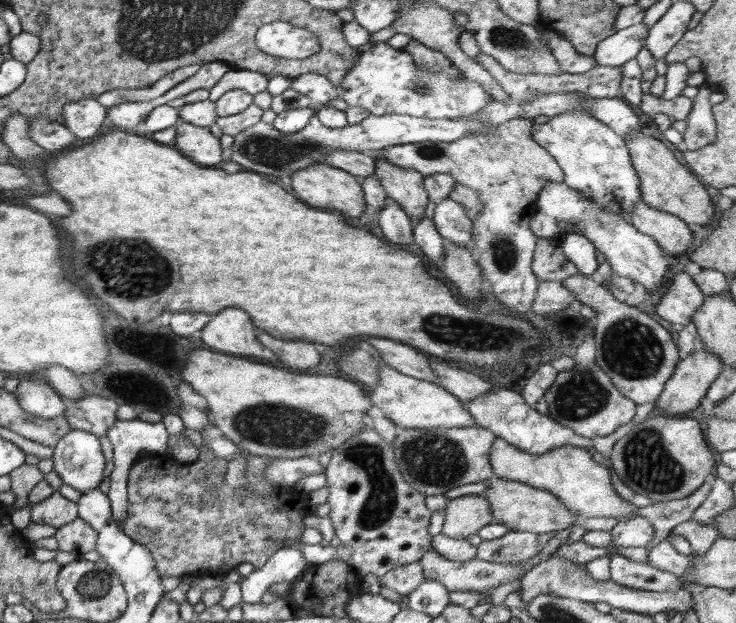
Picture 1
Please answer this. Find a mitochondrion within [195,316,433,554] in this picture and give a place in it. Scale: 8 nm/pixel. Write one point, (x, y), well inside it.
(275, 427)

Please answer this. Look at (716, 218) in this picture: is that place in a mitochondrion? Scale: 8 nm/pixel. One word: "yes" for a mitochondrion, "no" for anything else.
no

